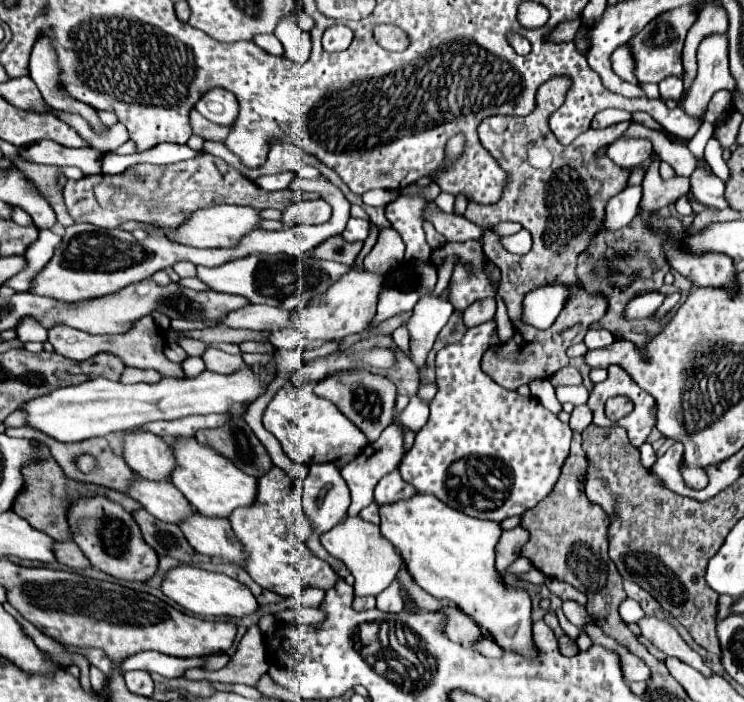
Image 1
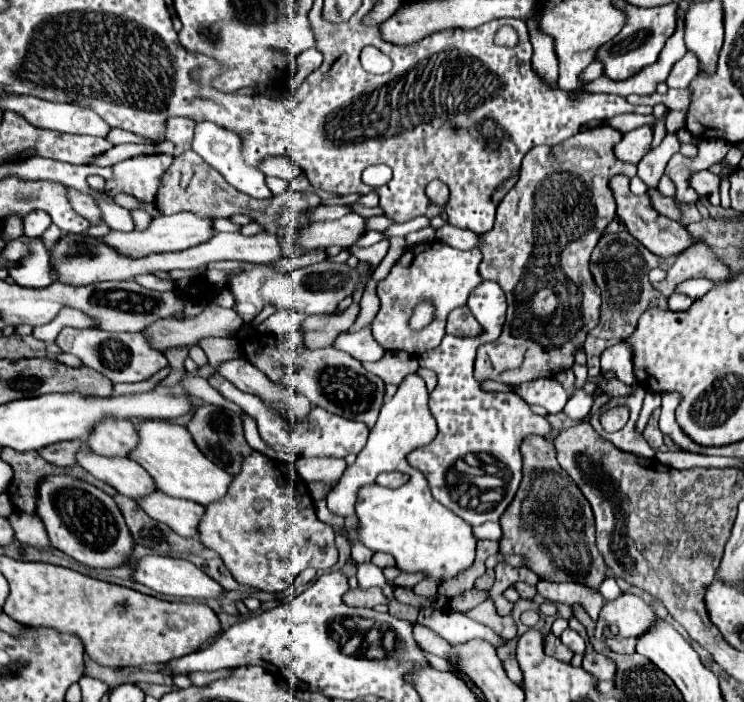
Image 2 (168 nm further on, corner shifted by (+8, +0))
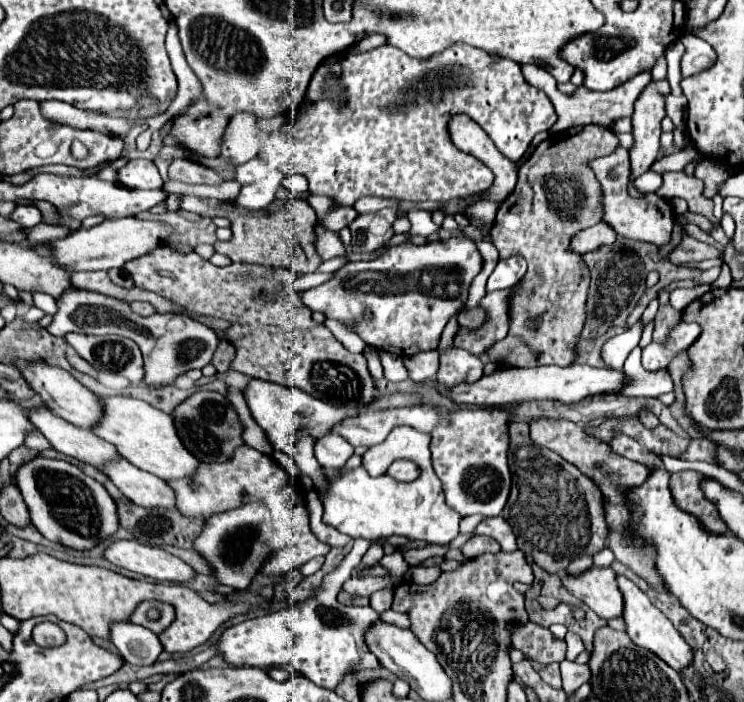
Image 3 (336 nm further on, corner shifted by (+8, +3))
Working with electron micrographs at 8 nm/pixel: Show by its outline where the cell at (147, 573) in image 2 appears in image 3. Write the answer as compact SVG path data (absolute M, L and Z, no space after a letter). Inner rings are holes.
M114 540L104 550L104 558L114 566L142 574L150 580L186 582L194 578L194 570L180 558L162 548L144 546L136 540Z

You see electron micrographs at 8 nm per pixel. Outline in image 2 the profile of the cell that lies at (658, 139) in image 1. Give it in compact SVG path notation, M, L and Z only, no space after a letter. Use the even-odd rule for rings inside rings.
M708 169L704 171L694 171L688 179L690 187L700 195L700 197L706 197L712 205L718 205L720 203L720 197L718 197L718 175L710 173Z

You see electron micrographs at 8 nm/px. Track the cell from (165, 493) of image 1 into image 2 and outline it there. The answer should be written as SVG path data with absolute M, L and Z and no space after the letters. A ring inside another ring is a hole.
M78 453L80 465L92 473L96 479L112 485L118 493L140 499L148 493L158 491L152 477L148 477L148 471L142 469L142 465L136 465L132 459L122 457L102 457L96 453Z

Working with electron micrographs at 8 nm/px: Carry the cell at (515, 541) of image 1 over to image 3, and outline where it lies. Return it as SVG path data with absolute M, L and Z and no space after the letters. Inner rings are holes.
M472 536L464 546L462 546L462 554L466 556L466 558L474 558L474 556L478 556L478 554L486 554L486 552L492 552L492 554L496 554L496 552L500 552L500 544L494 540L494 538L490 538L490 536Z

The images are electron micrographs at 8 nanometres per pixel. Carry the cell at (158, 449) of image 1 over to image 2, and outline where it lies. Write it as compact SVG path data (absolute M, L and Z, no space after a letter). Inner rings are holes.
M106 419L88 437L88 445L100 455L112 457L128 457L132 449L138 445L136 425L132 421Z

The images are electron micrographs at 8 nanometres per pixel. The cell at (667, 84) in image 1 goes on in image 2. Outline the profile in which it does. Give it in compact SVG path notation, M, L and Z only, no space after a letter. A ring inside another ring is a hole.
M686 53L670 71L668 79L666 79L666 85L670 89L680 89L680 87L688 87L692 83L692 79L696 77L696 71L698 69L698 61L692 53Z

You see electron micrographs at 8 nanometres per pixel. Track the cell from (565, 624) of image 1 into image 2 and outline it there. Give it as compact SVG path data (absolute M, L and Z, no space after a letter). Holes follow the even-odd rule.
M566 629L566 631L560 635L560 639L562 639L562 643L568 645L574 653L584 653L586 643L584 643L584 639L582 639L574 629Z

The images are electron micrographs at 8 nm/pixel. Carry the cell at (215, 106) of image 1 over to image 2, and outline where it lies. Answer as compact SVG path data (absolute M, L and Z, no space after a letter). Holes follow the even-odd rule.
M200 121L200 123L196 123L196 135L194 135L192 149L194 149L206 163L214 165L214 167L226 177L226 181L228 181L232 187L236 187L238 191L242 191L242 193L246 193L246 195L250 195L250 197L256 197L256 199L270 199L270 197L272 197L272 191L270 191L268 185L266 185L264 173L260 173L256 167L250 167L250 165L244 163L242 153L240 153L240 149L242 149L242 139L240 139L236 133L232 133L232 131L228 131L228 129L222 129L220 125L216 125L216 123L212 123L212 121Z

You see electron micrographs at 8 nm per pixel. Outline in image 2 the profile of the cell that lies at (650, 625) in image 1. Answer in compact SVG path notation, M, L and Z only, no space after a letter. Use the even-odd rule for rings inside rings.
M620 595L616 601L606 603L600 613L602 623L612 623L618 627L616 639L628 639L628 637L640 637L640 633L646 633L652 629L652 623L656 623L656 613L634 595Z

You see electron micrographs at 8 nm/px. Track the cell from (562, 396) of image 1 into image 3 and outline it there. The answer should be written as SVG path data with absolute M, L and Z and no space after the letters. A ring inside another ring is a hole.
M638 320L634 326L630 326L624 334L620 336L614 336L610 338L606 344L604 344L604 350L602 350L602 356L606 360L606 364L614 370L622 368L626 356L630 354L630 350L634 346L638 346L640 342L640 336L642 336L642 330L644 330L644 324L642 320Z

